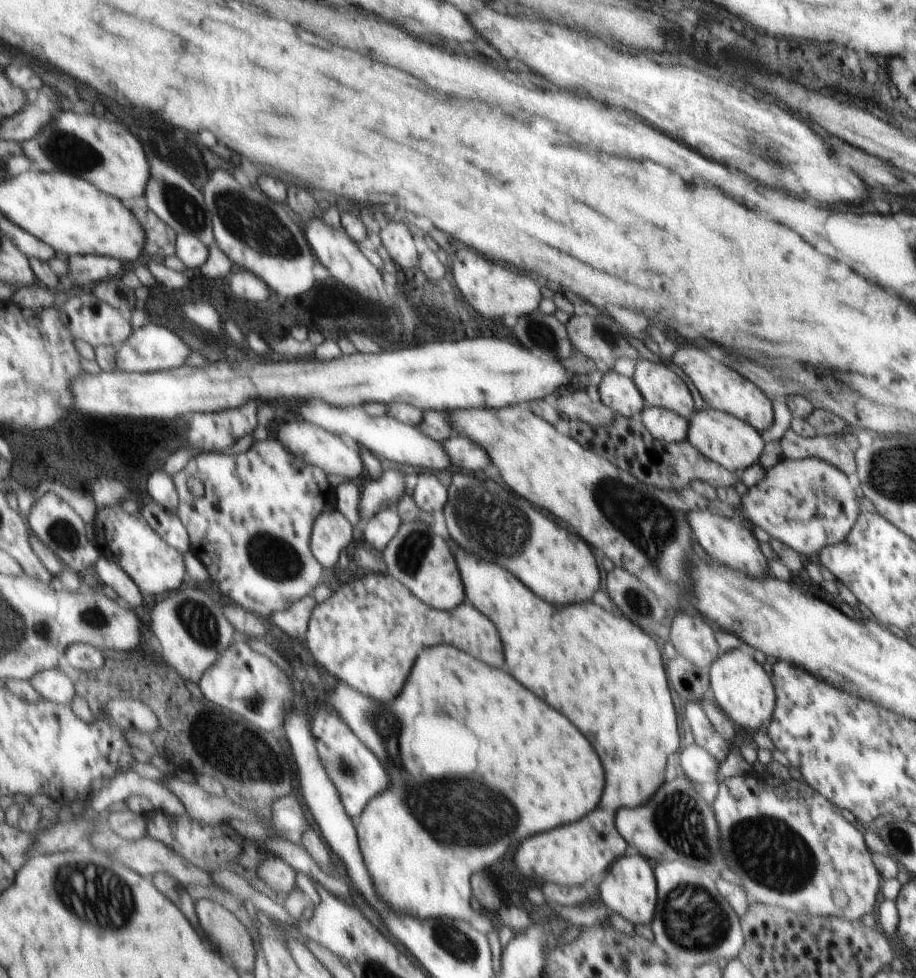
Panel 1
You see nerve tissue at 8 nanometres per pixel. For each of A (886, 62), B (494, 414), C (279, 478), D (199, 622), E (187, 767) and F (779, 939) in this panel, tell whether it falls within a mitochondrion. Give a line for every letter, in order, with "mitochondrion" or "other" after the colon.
A: other
B: other
C: other
D: mitochondrion
E: other
F: other

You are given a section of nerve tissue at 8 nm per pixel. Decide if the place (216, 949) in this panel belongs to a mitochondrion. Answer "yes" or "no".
no

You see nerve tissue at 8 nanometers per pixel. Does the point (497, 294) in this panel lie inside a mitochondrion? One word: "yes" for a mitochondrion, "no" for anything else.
no

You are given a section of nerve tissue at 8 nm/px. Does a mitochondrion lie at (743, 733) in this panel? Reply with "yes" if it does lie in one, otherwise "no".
no

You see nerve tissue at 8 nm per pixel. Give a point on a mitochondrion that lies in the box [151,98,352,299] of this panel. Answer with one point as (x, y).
(239, 214)

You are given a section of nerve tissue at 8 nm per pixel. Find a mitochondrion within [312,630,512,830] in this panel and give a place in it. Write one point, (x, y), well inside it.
(388, 727)

